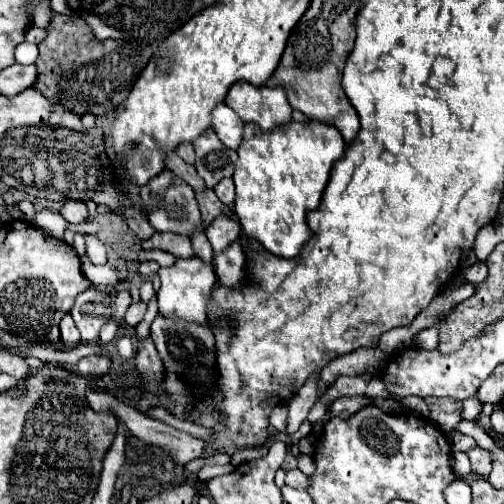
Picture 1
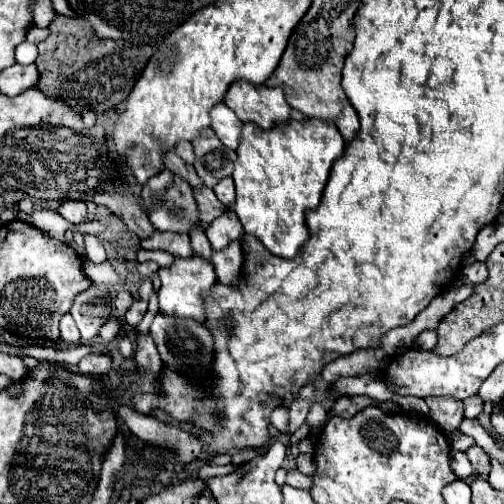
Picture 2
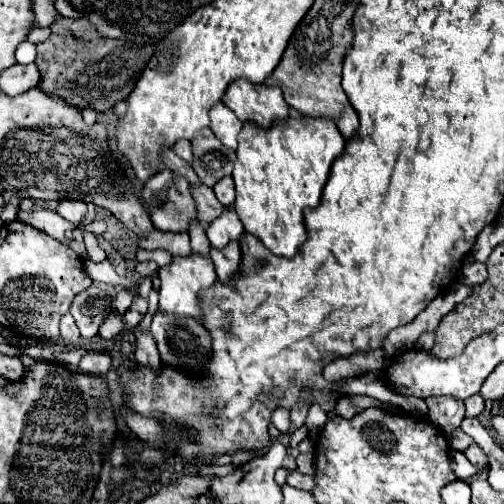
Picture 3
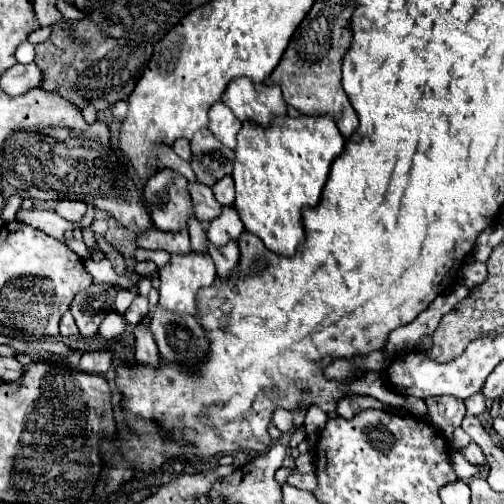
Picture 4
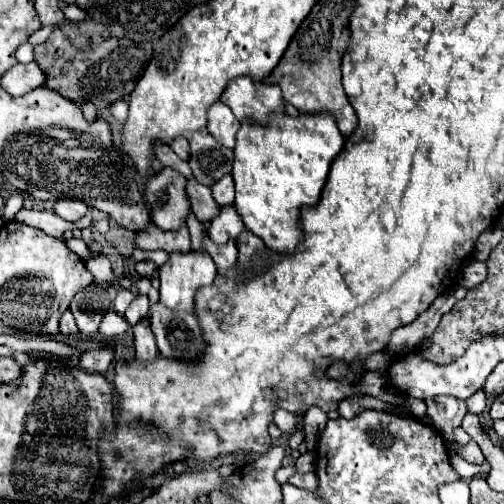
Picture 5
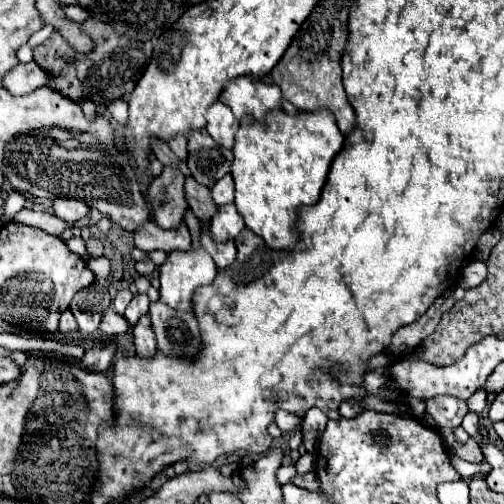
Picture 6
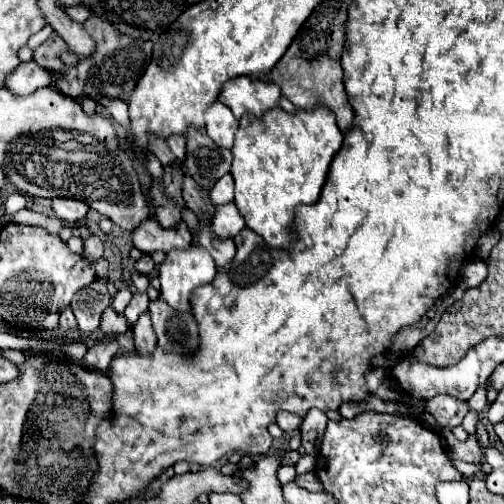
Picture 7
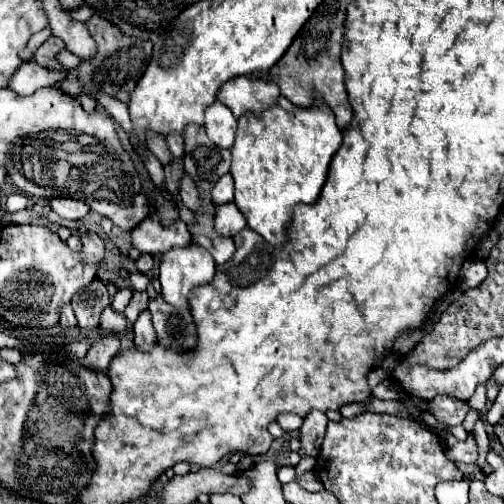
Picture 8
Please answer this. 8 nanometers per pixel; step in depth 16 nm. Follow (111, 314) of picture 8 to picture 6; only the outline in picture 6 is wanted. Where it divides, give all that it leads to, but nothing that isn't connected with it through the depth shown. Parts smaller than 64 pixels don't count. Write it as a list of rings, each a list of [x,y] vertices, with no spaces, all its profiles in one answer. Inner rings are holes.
[[[108,308],[108,312],[104,312],[102,316],[102,324],[100,324],[100,332],[108,338],[112,336],[118,336],[118,334],[124,334],[128,330],[128,322],[124,316],[116,314],[112,308]]]

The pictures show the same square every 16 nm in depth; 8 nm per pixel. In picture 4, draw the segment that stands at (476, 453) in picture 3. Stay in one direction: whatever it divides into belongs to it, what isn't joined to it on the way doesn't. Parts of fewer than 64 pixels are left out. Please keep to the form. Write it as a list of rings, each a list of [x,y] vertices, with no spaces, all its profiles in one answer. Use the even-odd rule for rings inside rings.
[[[470,442],[466,448],[460,448],[458,450],[470,464],[478,464],[478,466],[482,466],[484,462],[486,462],[486,456],[482,454],[482,450],[480,450],[480,446],[476,444],[476,442]]]

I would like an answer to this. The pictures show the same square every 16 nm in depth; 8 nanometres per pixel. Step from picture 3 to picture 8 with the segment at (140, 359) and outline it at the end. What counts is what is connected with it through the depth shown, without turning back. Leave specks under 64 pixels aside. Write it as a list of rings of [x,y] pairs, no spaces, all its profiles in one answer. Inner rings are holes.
[[[144,310],[134,322],[134,344],[140,350],[150,350],[154,342],[156,342],[156,332],[152,328],[152,316],[148,310]]]

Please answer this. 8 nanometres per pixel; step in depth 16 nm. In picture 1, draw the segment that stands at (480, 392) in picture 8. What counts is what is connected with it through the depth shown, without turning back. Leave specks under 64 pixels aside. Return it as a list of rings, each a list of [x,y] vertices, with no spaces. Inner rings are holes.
[[[476,396],[464,400],[464,412],[462,412],[462,416],[464,416],[466,420],[478,418],[480,412],[482,412],[482,404],[480,404],[480,400],[476,400]]]

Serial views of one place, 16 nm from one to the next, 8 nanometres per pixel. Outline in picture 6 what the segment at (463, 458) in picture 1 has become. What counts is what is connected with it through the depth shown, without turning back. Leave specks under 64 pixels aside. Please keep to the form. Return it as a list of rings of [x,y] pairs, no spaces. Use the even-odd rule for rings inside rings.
[[[456,457],[451,458],[451,462],[457,472],[461,475],[461,478],[465,480],[470,479],[479,473],[487,475],[491,471],[488,463],[473,464]]]

